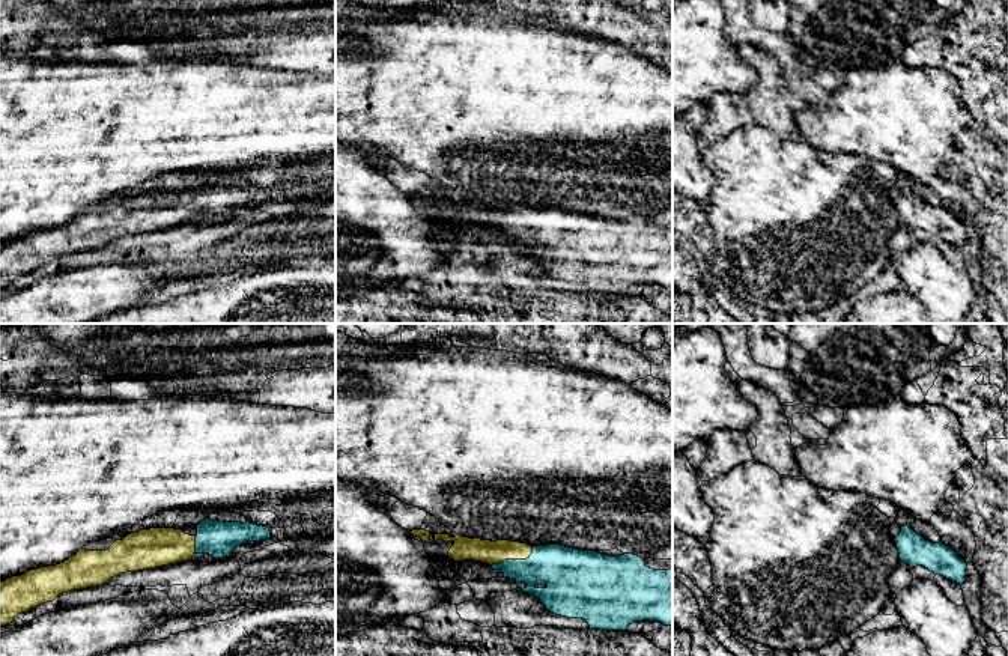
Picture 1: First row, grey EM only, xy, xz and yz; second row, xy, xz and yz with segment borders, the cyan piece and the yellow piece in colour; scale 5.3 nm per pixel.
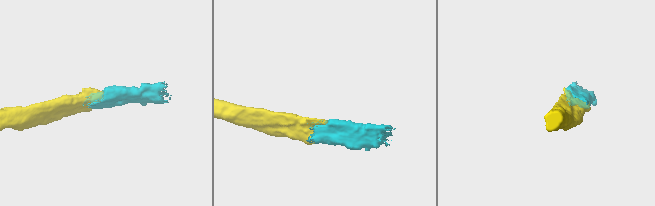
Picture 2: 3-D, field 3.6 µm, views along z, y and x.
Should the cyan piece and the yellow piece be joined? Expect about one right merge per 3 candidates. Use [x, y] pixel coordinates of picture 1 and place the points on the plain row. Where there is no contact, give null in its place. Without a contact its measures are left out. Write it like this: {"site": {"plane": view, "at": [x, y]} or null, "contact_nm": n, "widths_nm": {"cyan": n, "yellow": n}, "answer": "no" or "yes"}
{"site": {"plane": "xz", "at": [513, 223]}, "contact_nm": 260, "widths_nm": {"cyan": 240, "yellow": 130}, "answer": "yes"}

